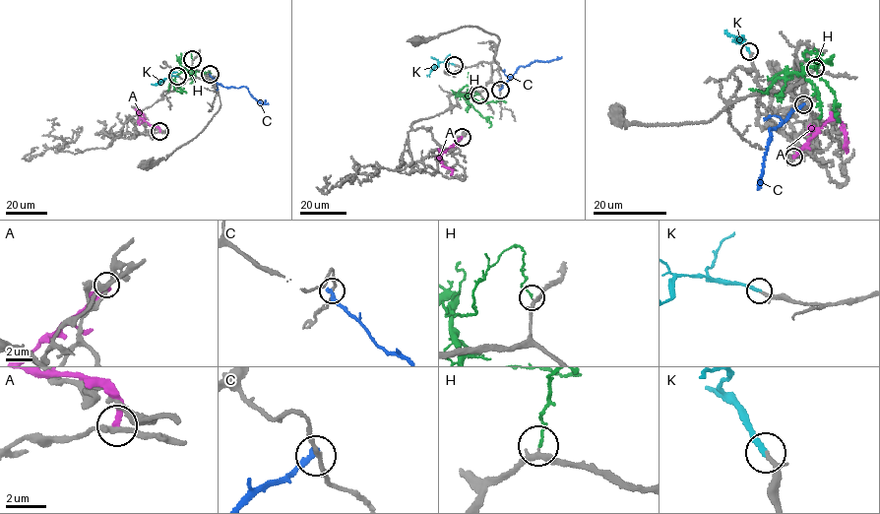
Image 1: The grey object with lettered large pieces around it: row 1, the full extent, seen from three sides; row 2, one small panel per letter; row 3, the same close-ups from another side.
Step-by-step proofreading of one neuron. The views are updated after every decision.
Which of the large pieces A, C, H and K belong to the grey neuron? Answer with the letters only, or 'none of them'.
K

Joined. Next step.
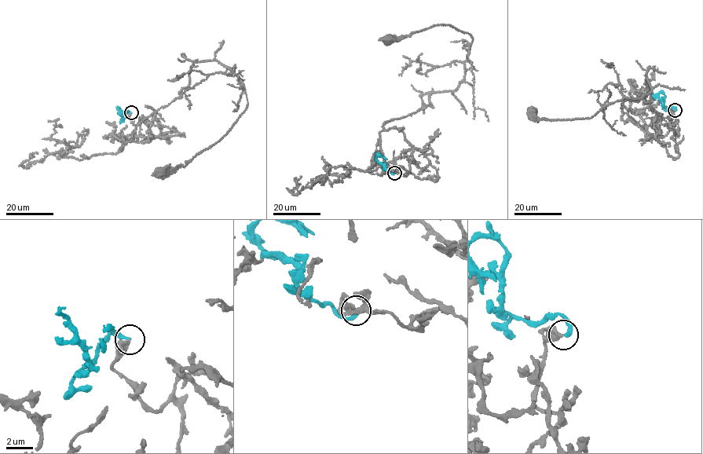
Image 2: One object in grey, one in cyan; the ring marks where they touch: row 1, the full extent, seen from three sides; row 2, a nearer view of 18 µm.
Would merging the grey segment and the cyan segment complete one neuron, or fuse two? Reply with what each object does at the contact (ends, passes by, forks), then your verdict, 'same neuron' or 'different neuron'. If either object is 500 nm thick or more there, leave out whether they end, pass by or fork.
grey ends there; cyan ends there; same neuron

